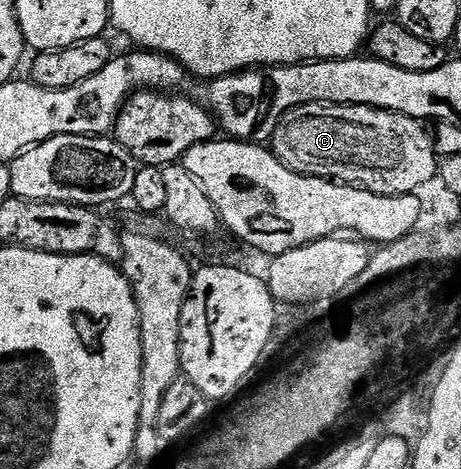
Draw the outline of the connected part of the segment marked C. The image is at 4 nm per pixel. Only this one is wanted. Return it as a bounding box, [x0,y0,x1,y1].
[271,103,439,197]

